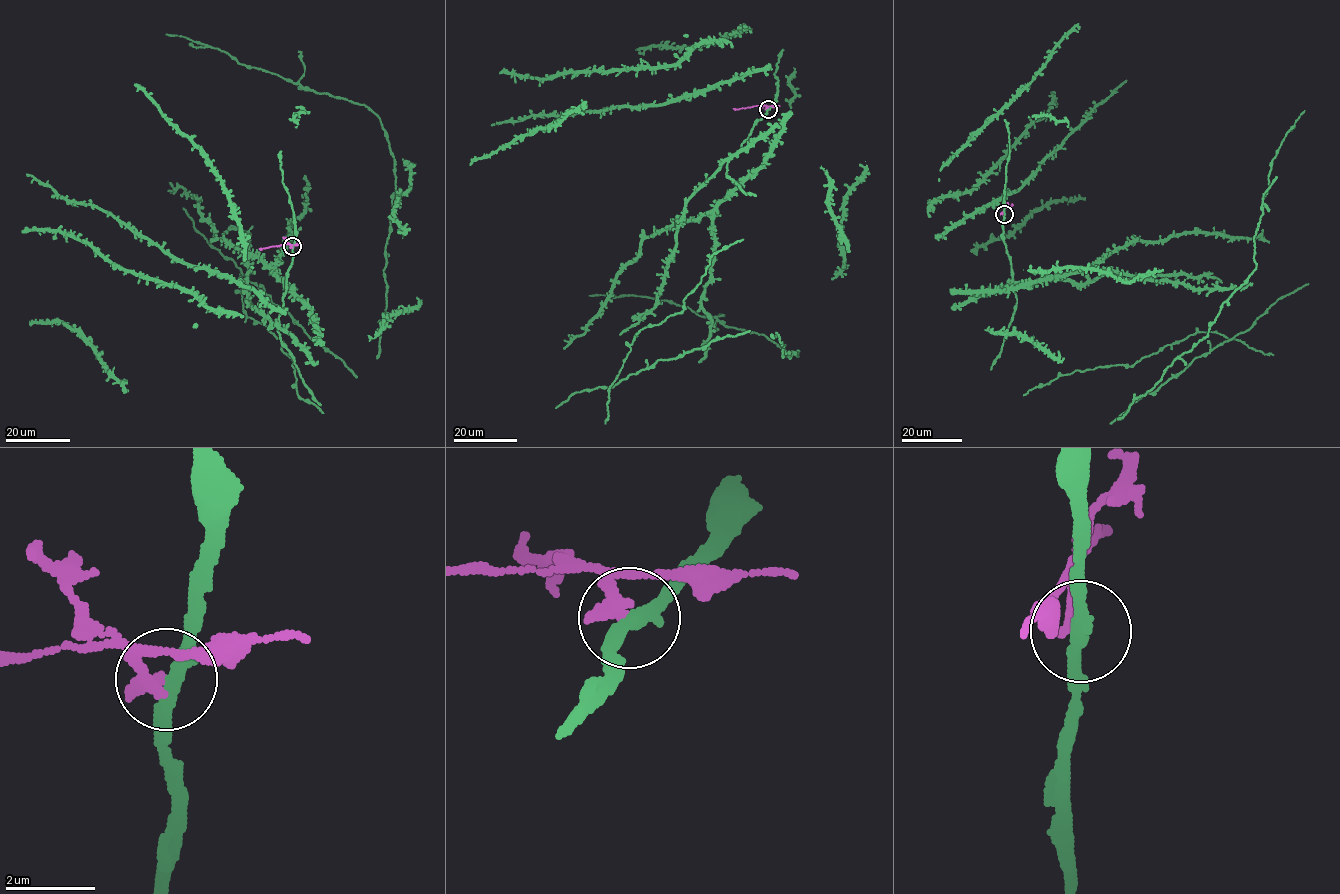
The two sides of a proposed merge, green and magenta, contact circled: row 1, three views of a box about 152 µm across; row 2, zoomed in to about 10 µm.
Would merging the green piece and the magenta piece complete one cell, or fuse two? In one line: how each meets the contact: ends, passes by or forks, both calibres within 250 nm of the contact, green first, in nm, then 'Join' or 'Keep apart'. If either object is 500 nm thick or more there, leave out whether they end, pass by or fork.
At the ring green passes by. At the ring magenta ends. Thickness 280 nm (green) against 340 nm. Keep apart

